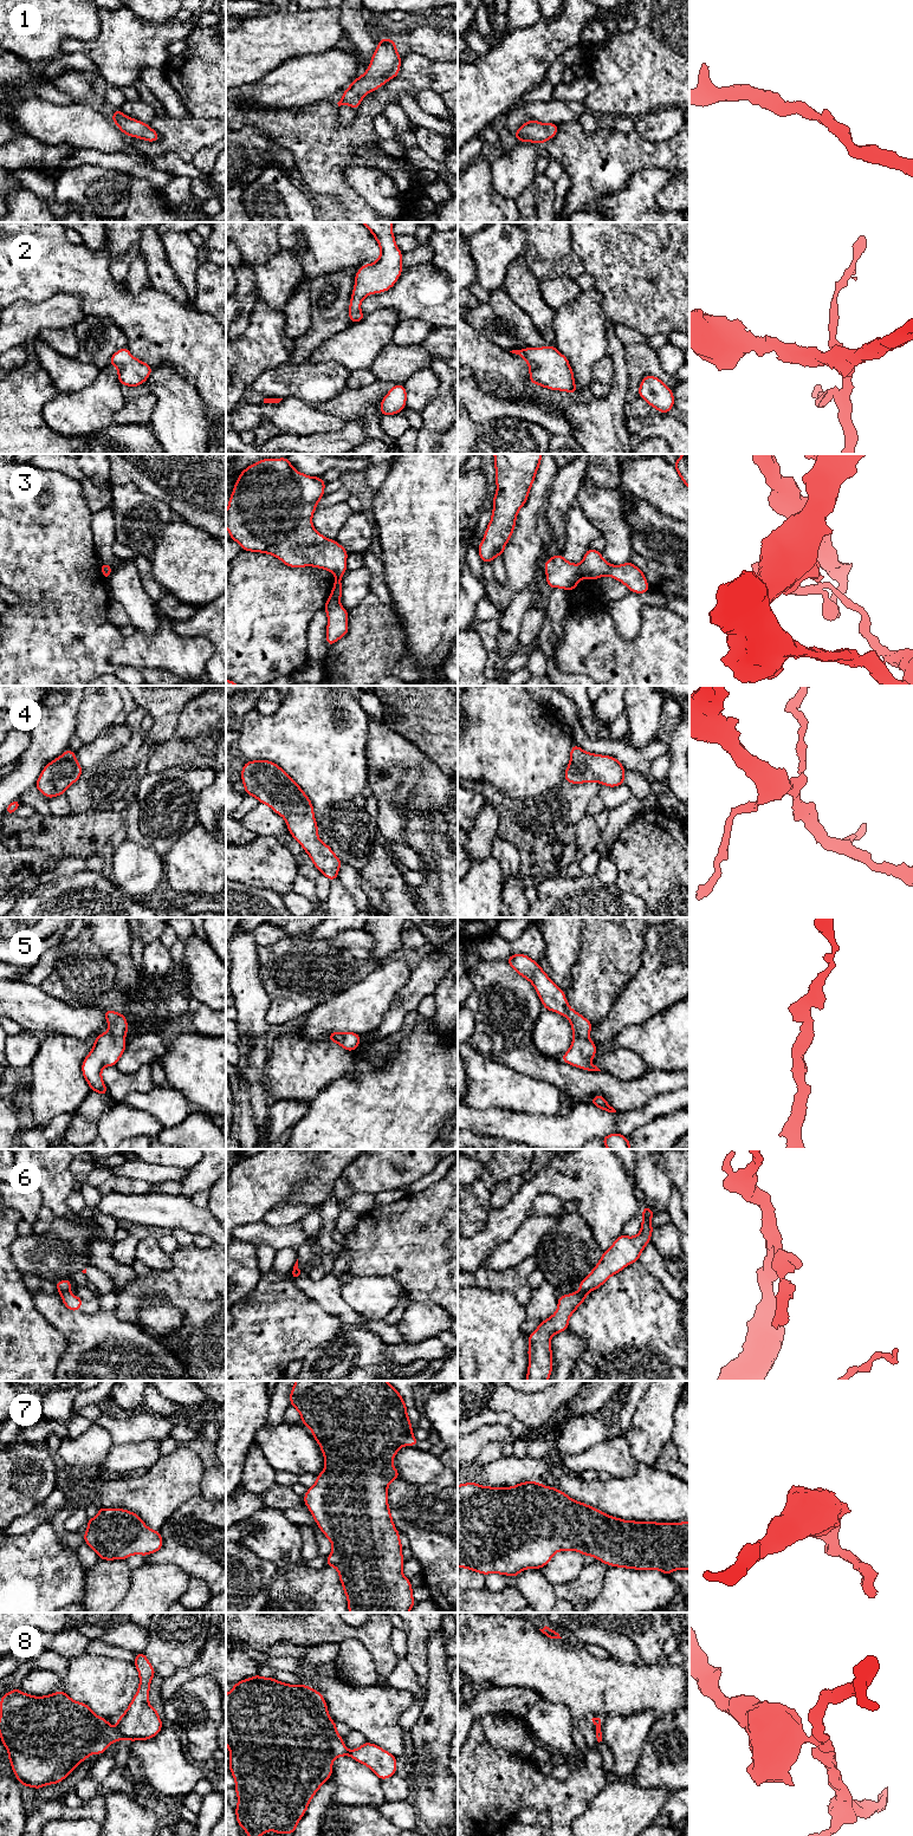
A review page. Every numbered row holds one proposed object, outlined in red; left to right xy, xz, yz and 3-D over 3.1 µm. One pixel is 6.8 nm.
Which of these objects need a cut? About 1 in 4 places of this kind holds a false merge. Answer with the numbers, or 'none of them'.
3, 6, 8

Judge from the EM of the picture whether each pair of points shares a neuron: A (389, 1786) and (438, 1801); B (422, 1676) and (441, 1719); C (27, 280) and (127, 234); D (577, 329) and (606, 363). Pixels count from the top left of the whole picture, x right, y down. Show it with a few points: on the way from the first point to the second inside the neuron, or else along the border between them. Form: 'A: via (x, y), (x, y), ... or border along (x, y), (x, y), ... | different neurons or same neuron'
A: border along (405, 1778), (408, 1785), (409, 1799) | different neurons
B: border along (427, 1659), (426, 1694) | different neurons
C: border along (105, 250), (109, 254), (109, 272), (112, 277) | different neurons
D: border along (606, 352), (594, 363), (593, 381) | different neurons

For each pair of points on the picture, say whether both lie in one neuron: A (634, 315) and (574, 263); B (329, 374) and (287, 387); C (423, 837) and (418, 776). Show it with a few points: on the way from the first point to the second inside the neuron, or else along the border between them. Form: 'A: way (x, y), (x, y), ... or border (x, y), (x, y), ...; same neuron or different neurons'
A: border (572, 246), (587, 271); different neurons
B: way (318, 381), (298, 381); same neuron
C: border (402, 812), (408, 810), (438, 811), (445, 822); different neurons

